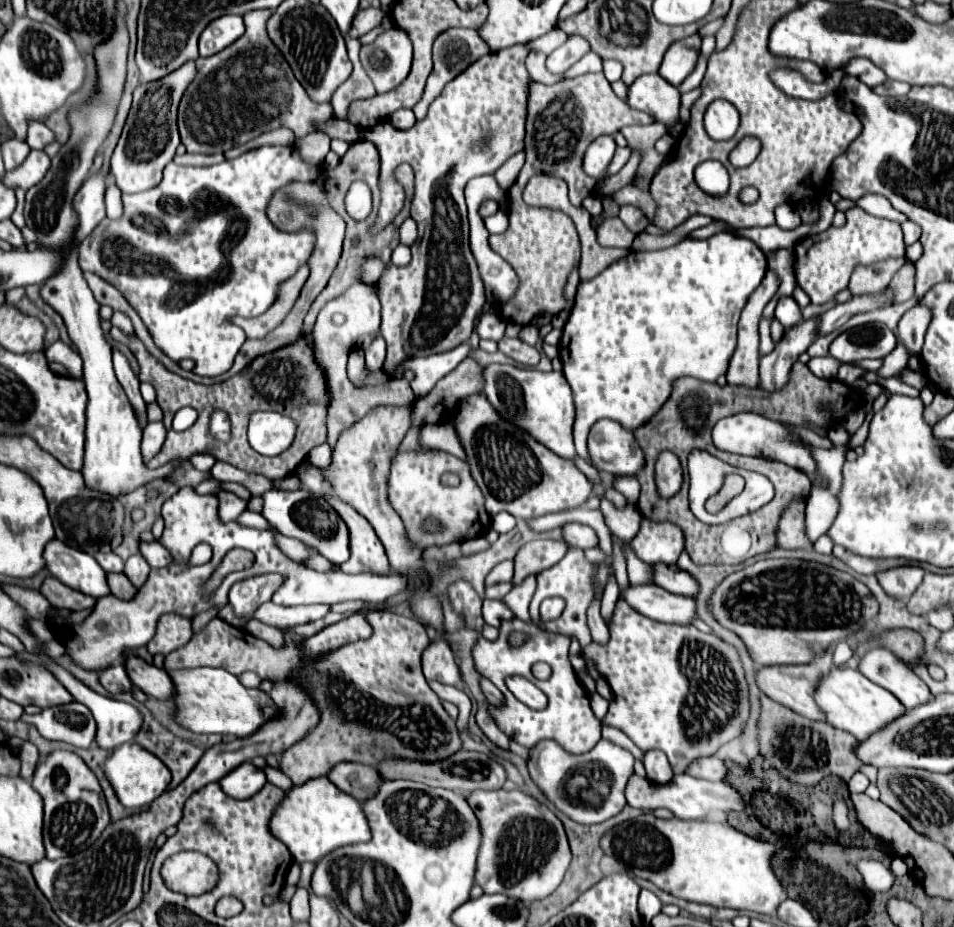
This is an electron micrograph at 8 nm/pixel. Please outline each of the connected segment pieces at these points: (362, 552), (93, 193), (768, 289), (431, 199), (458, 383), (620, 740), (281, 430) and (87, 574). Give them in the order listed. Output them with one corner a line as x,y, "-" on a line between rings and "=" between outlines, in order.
323,496
333,510
343,518
343,522
349,528
349,550
351,556
349,560
341,566
343,572
347,574
359,574
359,572
373,572
373,574
383,574
391,572
387,556
383,552
383,544
377,538
373,526
365,516
361,516
355,508
339,500
337,496
=
105,174
89,176
81,190
75,196
75,210
79,212
79,228
77,228
77,242
91,234
91,230
105,218
=
767,270
763,284
749,296
745,310
739,320
737,348
727,370
729,384
743,384
755,388
759,382
759,320
765,304
775,296
779,288
779,276
773,270
=
515,44
515,46
509,46
507,50
499,50
499,52
491,52
491,54
485,54
481,56
479,60
475,60
467,70
463,70
459,76
455,76
441,92
441,96
437,96
437,100
429,106
429,112
423,120
417,120
415,126
407,128
407,130
399,130
395,126
391,126
389,122
379,122
375,128
369,128
365,130
365,140
371,140
377,150
379,150
380,156
380,181
381,184
381,206
379,206
379,218
377,218
377,224
373,226
373,230
379,230
383,228
383,224
389,224
397,214
399,214
399,208
403,208
403,200
405,200
405,194
403,194
403,188
399,188
399,184
395,184
395,178
393,178
393,168
399,166
399,164
407,163
413,172
415,172
415,194
413,194
413,202
411,202
411,218
417,222
419,226
419,240
413,244
411,252
413,252
413,260
409,266
405,268
397,268
397,266
389,266
383,274
381,274
381,280
379,280
379,300
381,300
381,306
383,306
383,320
381,320
381,336
387,340
387,358
385,358
385,364
383,364
383,370
387,372
389,378
393,378
393,374
397,372
397,368
409,360
411,356
417,358
417,356
431,356
431,354
441,354
441,352
449,352
453,350
455,346
459,344
465,344
469,342
469,336
473,332
473,322
475,322
475,316
477,312
483,308
483,304
487,302
485,298
485,292
483,292
483,284
481,284
481,278
479,278
479,270
477,270
477,264
475,264
475,258
471,254
471,248
467,244
469,240
469,222
467,222
467,206
465,206
465,198
463,198
463,188
465,184
473,178
473,176
483,176
483,174
495,174
497,168
507,160
511,158
513,154
517,154
519,150
523,150
523,140
525,140
525,118
527,118
527,100
529,100
529,84
531,84
531,76
525,68
525,58
529,54
529,48
527,44
=
465,358
451,374
447,374
443,380
439,380
439,384
429,392
429,396
425,398
419,398
415,404
413,404
413,426
411,430
407,432
407,436
403,438
399,450
423,450
423,446
419,444
419,428
423,424
435,424
441,420
441,416
445,412
455,412
457,408
457,402
463,398
463,396
469,396
473,392
483,392
483,380
481,380
481,366
471,360
471,358
=
603,726
603,738
607,738
607,740
611,740
611,742
615,742
615,744
619,744
619,746
623,746
623,748
627,748
627,750
631,750
633,752
633,756
635,758
639,758
641,760
641,756
643,756
643,752
621,732
621,730
617,730
617,728
609,728
609,726
=
255,412
249,422
249,444
263,456
277,456
291,446
295,422
277,412
=
53,538
43,552
45,568
61,580
65,586
79,590
87,596
101,598
109,594
109,586
105,580
103,568
97,564
97,560
81,550
75,550
57,538

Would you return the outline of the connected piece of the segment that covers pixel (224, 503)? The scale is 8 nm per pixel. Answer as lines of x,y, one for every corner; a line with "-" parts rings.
221,490
217,494
217,498
219,498
219,520
223,520
223,522
235,520
247,508
245,500
241,500
239,496
235,496
233,492
227,492
227,490

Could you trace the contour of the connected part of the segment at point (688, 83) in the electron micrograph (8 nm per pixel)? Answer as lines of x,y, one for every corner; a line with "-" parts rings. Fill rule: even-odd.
699,56
699,62
695,66
695,70
683,80
683,84
679,86
679,92
689,92
693,88
699,86
699,82
703,80
703,74
705,74
705,68
707,68
707,58
705,56

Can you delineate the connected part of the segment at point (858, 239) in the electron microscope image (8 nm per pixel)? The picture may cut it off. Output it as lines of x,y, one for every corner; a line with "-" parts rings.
861,208
847,210
847,220
843,228
830,227
829,230
807,236
797,244
797,282
809,294
813,304
825,304
833,300
833,296
847,288
849,276
855,264
873,264
883,258
899,258
905,256
903,232
897,222
869,216

